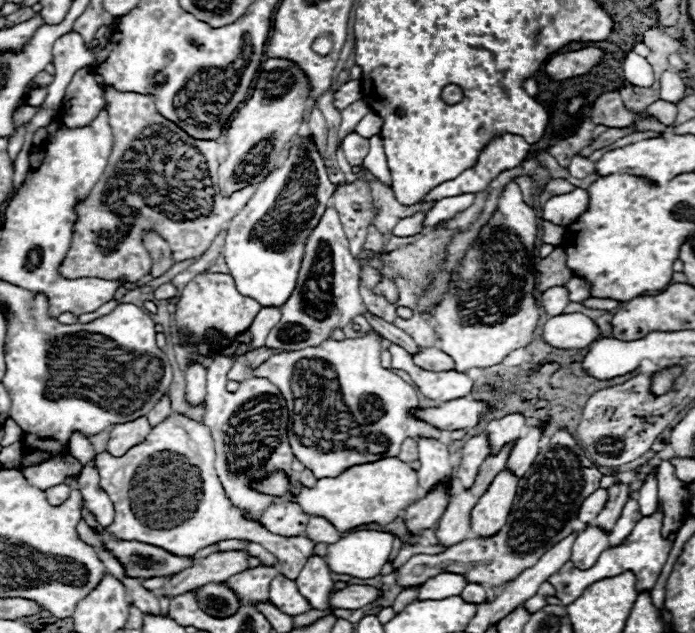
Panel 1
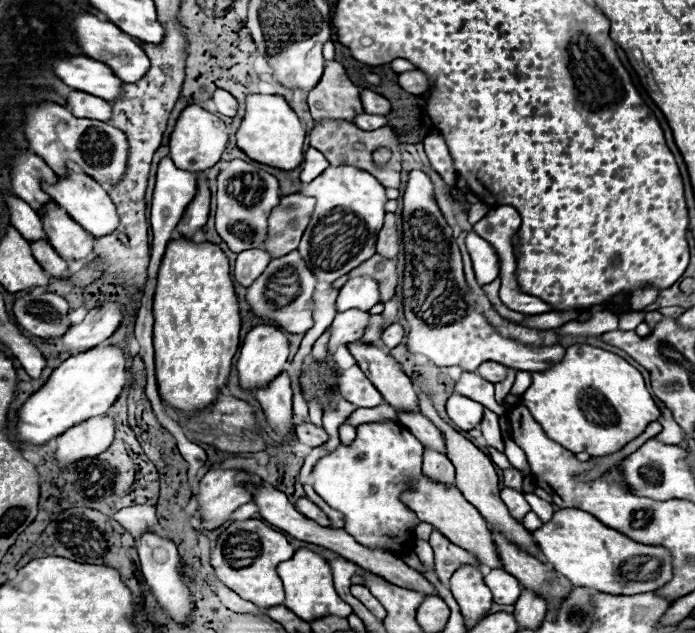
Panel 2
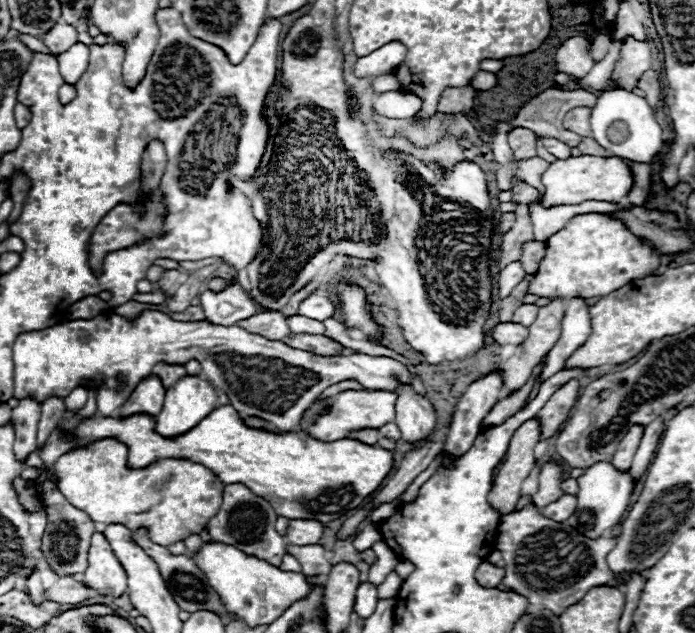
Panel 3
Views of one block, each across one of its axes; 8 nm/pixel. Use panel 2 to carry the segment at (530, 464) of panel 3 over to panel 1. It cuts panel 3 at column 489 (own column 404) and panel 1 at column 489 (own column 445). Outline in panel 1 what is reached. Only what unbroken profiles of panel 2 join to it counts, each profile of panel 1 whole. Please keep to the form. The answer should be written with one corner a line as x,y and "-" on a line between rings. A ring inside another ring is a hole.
504,468
490,484
490,488
482,494
478,504
472,508
470,526
478,536
492,536
504,524
512,508
512,500
516,496
518,476
514,476
508,468

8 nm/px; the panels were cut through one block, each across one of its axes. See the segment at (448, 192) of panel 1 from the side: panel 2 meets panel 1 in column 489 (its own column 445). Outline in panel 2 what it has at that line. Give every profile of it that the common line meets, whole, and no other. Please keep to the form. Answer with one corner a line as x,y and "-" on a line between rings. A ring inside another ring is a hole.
440,134
424,138
424,150
426,150
428,158
430,158
432,168
442,176
442,180
448,186
454,186
456,184
456,170
454,170
454,162
452,162
452,158
448,154
444,138

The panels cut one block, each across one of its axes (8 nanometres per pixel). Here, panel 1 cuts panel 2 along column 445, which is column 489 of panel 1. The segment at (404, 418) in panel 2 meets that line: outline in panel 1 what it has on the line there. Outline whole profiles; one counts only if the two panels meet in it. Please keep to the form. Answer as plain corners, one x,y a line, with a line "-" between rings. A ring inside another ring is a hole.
484,432
476,434
464,444
464,448
460,450
460,466
456,470
456,478
462,482
464,488
470,488
470,484
474,484
478,468
488,454
490,454
490,442

